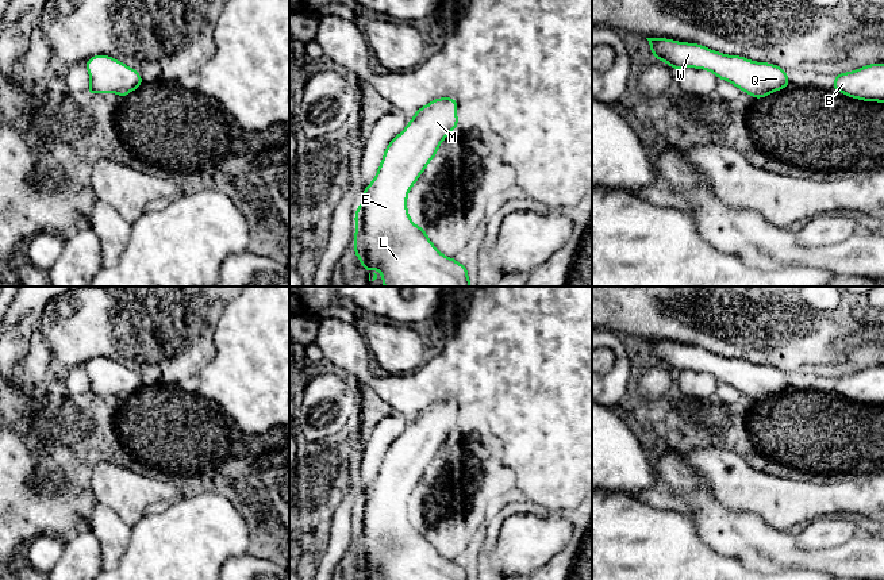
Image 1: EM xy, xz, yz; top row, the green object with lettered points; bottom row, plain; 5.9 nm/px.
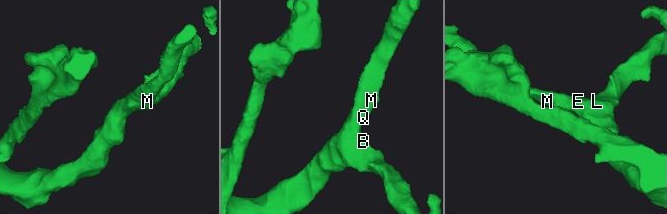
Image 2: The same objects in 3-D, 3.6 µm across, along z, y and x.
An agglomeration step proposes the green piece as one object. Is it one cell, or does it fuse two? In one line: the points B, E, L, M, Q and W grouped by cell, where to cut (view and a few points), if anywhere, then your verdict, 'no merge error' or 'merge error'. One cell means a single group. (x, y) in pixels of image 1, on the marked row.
B E L M Q W | no cut | no merge error

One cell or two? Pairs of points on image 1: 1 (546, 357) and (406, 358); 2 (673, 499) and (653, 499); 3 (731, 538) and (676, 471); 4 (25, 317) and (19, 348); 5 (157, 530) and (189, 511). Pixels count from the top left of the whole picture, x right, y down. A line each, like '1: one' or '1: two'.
1: two
2: one
3: one
4: one
5: one

